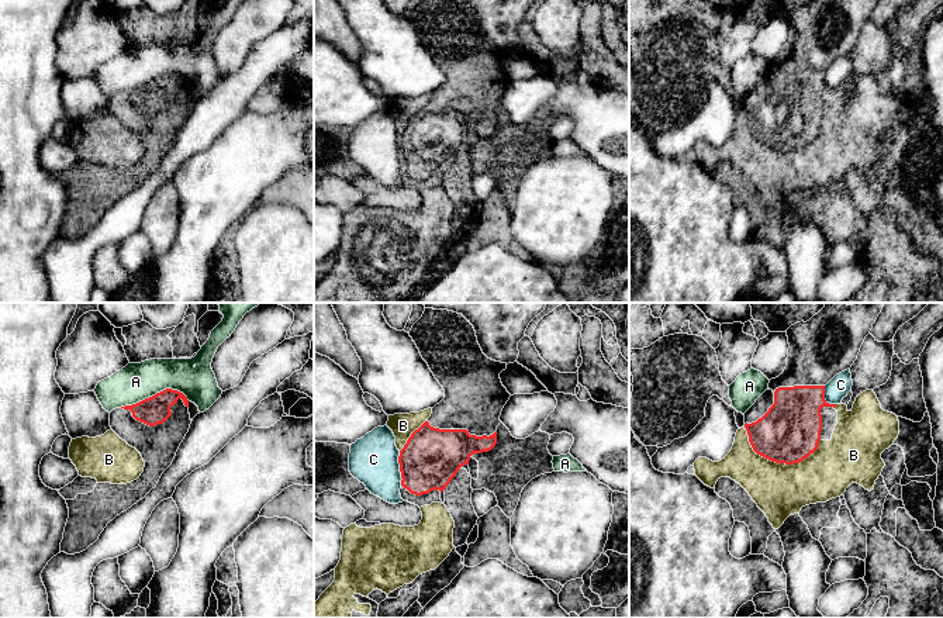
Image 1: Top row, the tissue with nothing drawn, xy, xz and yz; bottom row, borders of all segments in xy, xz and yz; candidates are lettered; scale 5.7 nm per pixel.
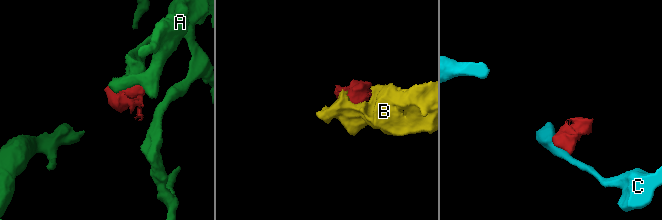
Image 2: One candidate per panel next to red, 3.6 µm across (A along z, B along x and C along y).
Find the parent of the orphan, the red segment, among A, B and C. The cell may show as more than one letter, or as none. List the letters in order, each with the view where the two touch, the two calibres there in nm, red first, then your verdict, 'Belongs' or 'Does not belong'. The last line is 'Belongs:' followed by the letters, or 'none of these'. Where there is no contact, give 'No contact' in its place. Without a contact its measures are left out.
A: Touches red in xy. Thickness 160 nm (red) against 220 nm. Does not belong
B: Touches red in yz. Thickness 360 nm (red) against 300 nm. Belongs
C: Touches red in xz. Thickness 340 nm (red) against 280 nm. Does not belong
Belongs: B

